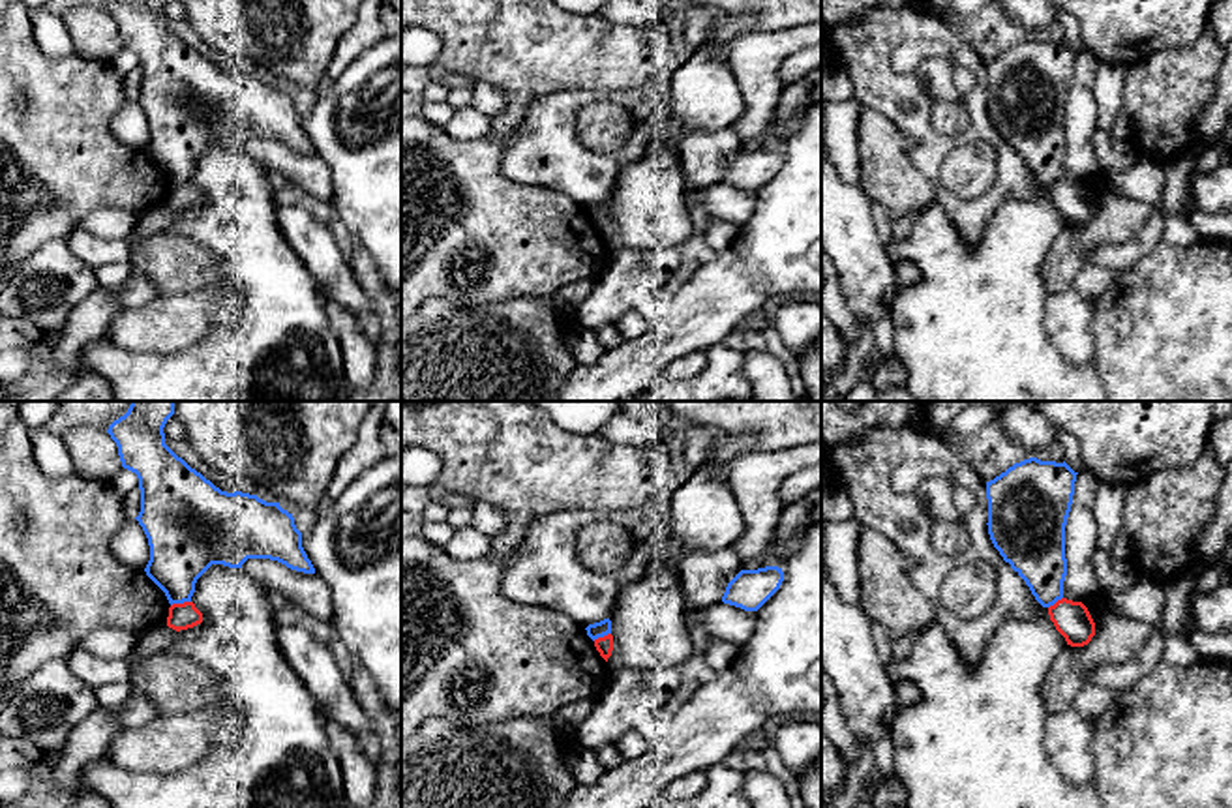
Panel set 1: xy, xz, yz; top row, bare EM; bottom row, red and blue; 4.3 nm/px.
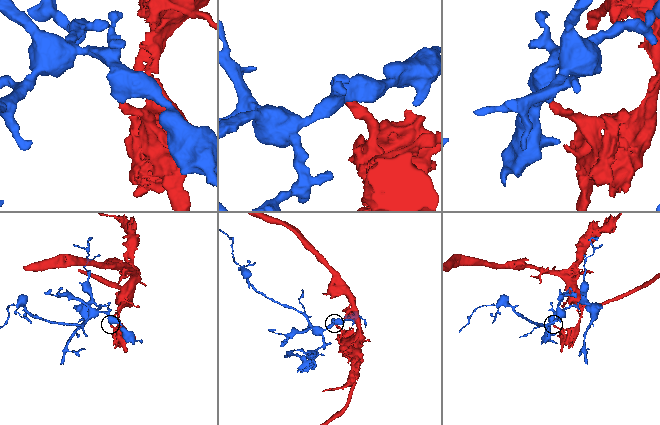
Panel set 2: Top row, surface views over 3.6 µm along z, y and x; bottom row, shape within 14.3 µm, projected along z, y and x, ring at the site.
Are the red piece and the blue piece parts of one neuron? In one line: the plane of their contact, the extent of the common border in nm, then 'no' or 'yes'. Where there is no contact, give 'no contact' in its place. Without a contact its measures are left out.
xy | 90 nm | no

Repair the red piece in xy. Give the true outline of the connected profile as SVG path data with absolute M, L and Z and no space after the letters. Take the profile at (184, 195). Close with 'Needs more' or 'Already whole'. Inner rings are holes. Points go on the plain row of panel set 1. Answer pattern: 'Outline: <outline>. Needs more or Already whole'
Outline: M193 182L173 184L169 187L167 206L180 212L203 202L203 193Z. Already whole

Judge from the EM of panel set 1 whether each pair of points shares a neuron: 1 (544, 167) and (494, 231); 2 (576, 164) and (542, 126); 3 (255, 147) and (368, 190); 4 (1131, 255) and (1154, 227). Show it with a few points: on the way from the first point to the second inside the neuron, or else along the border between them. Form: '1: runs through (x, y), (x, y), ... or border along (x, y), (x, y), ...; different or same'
1: border along (505, 149), (512, 180), (572, 201); different
2: runs through (567, 154), (548, 135); same
3: border along (315, 152), (329, 169), (332, 201); different
4: runs through (1137, 248), (1150, 235); same

